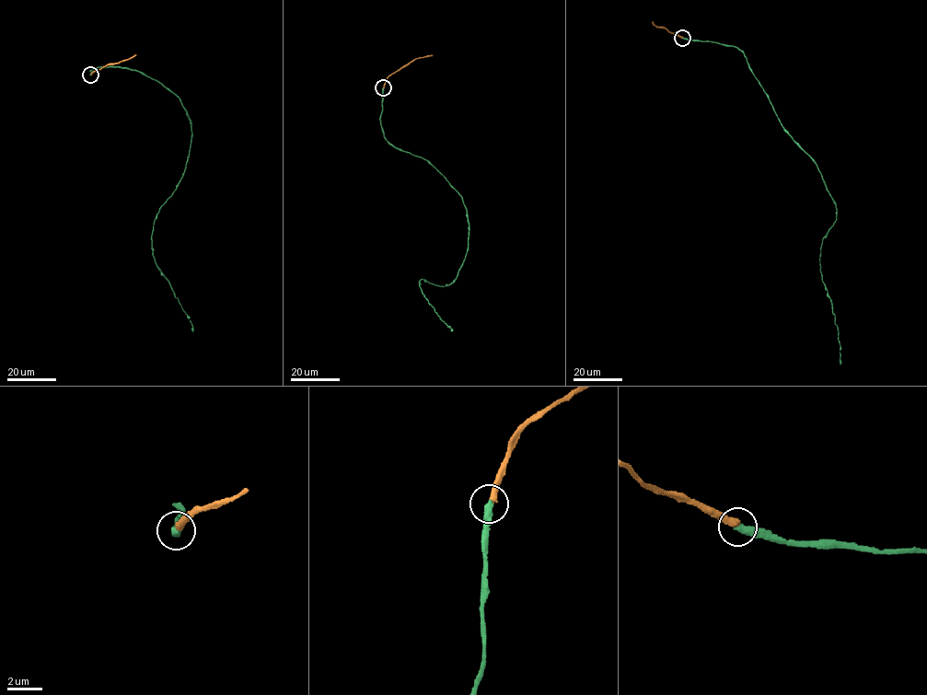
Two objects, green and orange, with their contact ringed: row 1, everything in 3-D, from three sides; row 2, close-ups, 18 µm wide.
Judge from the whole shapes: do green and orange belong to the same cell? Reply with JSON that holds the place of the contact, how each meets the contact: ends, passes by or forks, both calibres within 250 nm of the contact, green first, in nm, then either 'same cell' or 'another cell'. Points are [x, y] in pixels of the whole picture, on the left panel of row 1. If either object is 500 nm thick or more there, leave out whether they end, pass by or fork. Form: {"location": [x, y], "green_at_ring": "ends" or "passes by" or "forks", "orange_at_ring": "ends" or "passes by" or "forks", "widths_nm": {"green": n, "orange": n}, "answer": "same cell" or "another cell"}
{"location": [90, 75], "green_at_ring": "ends", "orange_at_ring": "ends", "widths_nm": {"green": 440, "orange": 380}, "answer": "another cell"}

